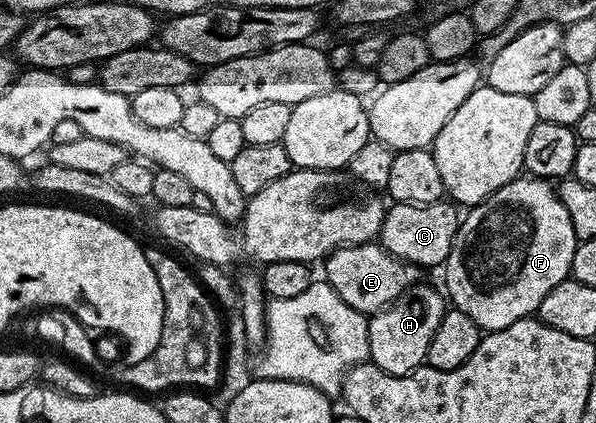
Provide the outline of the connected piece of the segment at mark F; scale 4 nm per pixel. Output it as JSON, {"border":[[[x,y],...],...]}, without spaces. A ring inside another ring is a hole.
{"border":[[[519,177],[465,212],[444,264],[445,294],[453,310],[468,313],[483,332],[508,329],[508,325],[516,321],[531,318],[540,301],[544,301],[560,281],[571,278],[572,257],[579,242],[572,217],[568,209],[564,209],[564,201],[560,201],[555,184],[548,179]]]}

